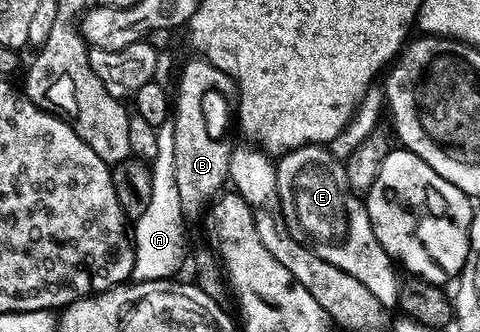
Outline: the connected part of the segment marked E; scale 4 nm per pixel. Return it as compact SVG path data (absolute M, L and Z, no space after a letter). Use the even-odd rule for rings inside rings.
M309 144L283 155L276 162L277 191L292 190L296 222L308 233L307 241L317 256L366 284L367 290L374 292L383 306L395 307L402 291L402 281L396 275L397 263L378 244L367 205L361 199L359 202L356 199L359 197L348 189L344 162L328 150L331 149L324 144Z

